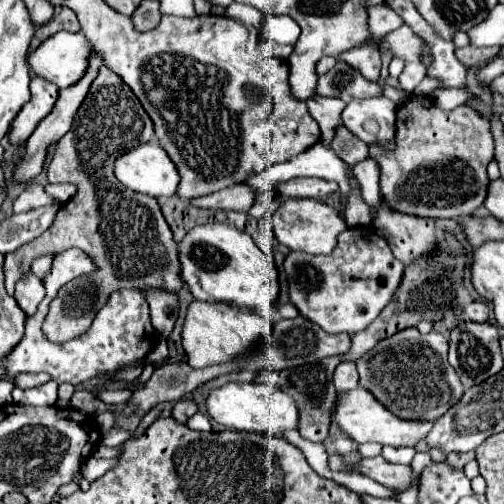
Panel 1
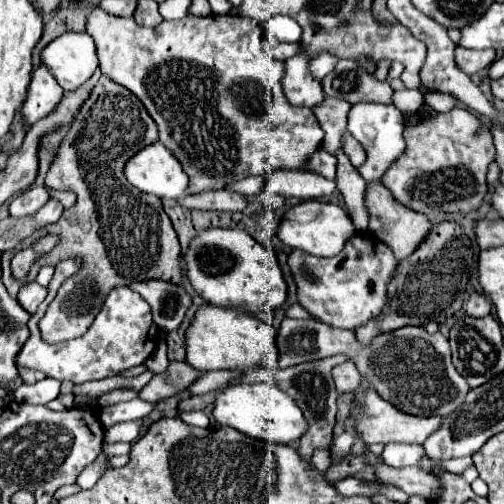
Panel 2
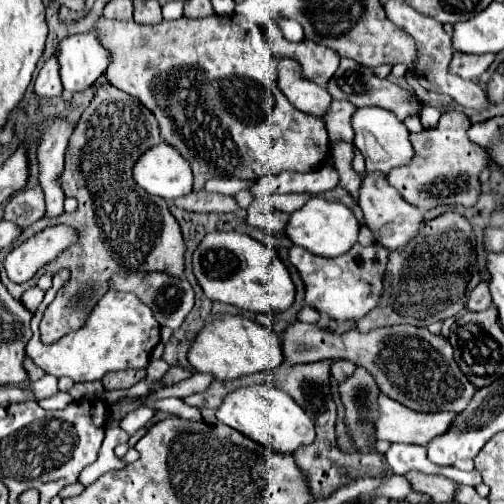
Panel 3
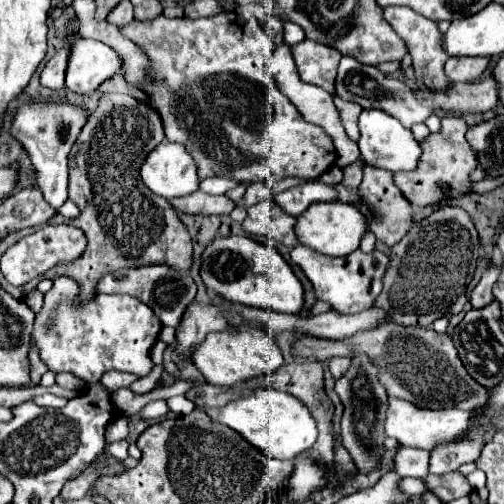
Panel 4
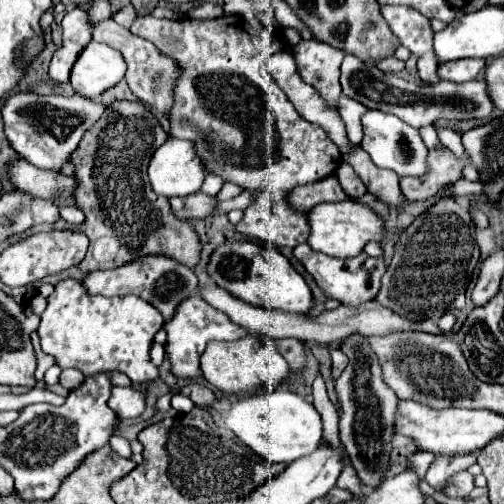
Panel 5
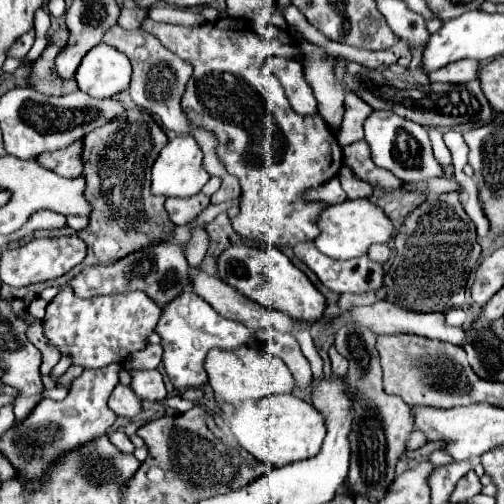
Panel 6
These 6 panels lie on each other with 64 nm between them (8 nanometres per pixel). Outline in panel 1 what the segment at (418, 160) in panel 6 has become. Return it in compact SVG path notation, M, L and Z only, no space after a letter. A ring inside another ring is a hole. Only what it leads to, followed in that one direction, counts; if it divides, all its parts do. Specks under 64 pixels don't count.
M386 96L372 100L352 100L342 112L344 126L364 140L368 146L376 144L386 152L396 148L396 106ZM366 158L366 162L360 162L354 166L354 174L360 180L360 190L364 192L364 200L368 200L368 206L372 208L372 214L376 212L376 204L380 200L380 164L376 158Z

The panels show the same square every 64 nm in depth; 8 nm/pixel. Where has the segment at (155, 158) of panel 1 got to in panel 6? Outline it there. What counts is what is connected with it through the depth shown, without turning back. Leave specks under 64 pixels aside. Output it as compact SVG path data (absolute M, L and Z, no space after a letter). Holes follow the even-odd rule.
M176 136L162 148L158 160L152 166L152 194L188 198L198 194L208 178L210 174L202 166L202 150L196 140L192 140L190 136Z

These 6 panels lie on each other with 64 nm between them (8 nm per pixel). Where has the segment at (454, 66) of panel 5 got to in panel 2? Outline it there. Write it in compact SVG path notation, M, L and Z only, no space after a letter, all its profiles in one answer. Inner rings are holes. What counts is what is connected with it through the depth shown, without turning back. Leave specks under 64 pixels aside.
M456 48L456 66L468 76L488 68L496 60L496 52L468 52L466 48Z

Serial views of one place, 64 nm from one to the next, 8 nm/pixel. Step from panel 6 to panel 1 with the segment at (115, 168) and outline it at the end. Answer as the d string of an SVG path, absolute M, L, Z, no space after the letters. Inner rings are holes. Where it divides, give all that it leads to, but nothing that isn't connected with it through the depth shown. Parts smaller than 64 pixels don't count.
M100 68L72 128L58 140L54 158L48 166L48 182L72 182L78 188L76 196L60 208L52 228L4 256L4 272L12 274L26 274L34 258L44 254L56 256L68 248L84 250L96 264L90 279L83 276L68 282L50 304L50 312L42 324L42 332L50 342L63 343L84 334L112 290L144 290L158 286L178 292L182 288L178 244L172 238L172 230L156 198L122 188L114 176L116 158L152 140L154 122L146 116L140 100L114 72Z

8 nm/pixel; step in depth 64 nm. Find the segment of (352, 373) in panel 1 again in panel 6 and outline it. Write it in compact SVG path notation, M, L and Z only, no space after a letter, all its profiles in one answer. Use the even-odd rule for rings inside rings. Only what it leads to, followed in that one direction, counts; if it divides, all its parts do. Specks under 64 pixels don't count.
M334 346L328 350L328 356L330 356L330 362L332 362L332 374L334 376L346 376L346 372L348 372L348 360L342 354L338 354Z

